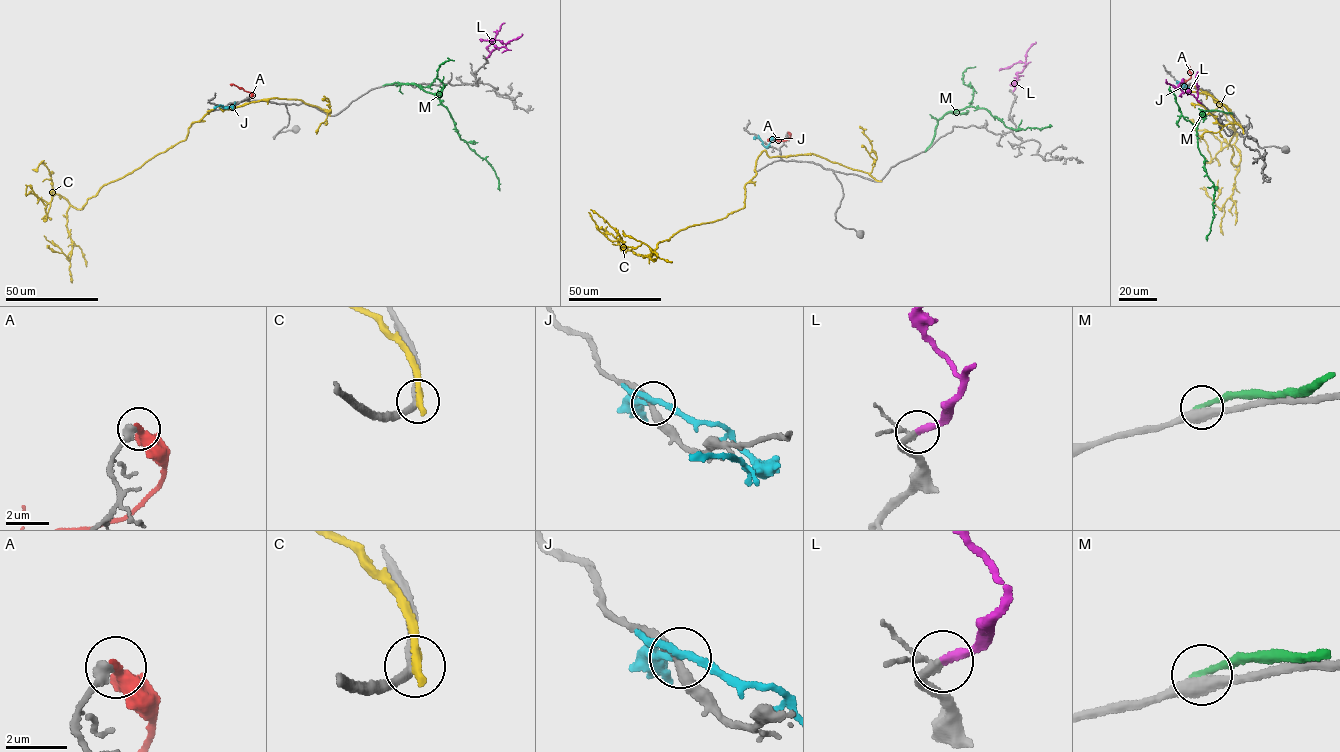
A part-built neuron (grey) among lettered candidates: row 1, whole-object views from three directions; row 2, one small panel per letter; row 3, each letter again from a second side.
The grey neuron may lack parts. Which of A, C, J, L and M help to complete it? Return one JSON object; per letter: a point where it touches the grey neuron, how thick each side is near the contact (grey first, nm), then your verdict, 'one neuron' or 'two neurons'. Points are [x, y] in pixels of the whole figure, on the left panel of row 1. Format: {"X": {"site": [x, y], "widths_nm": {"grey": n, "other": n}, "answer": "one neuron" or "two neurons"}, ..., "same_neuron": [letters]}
{"A": {"site": [251, 96], "widths_nm": {"grey": 360, "other": 400}, "answer": "two neurons"}, "C": {"site": [328, 114], "widths_nm": {"grey": 320, "other": 440}, "answer": "two neurons"}, "J": {"site": [219, 106], "widths_nm": {"grey": 280, "other": 190}, "answer": "two neurons"}, "L": {"site": [486, 57], "widths_nm": {"grey": 200, "other": 300}, "answer": "one neuron"}, "M": {"site": [383, 85], "widths_nm": {"grey": 400, "other": 240}, "answer": "two neurons"}, "same_neuron": ["L"]}

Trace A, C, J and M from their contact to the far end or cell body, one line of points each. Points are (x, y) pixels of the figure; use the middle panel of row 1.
A: (788, 132), (790, 137), (787, 140), (767, 140)
C: (880, 181), (812, 154), (765, 150), (744, 208), (679, 230), (646, 256), (590, 209)
J: (758, 138), (766, 147), (774, 139)
M: (925, 151), (939, 119), (951, 111), (967, 107), (985, 109), (1006, 126), (1016, 130), (1052, 126)

